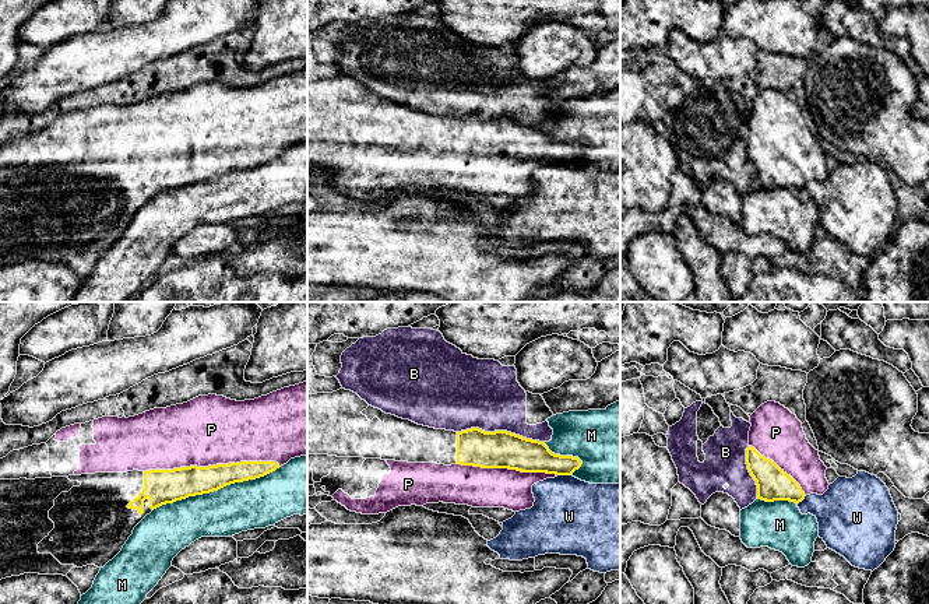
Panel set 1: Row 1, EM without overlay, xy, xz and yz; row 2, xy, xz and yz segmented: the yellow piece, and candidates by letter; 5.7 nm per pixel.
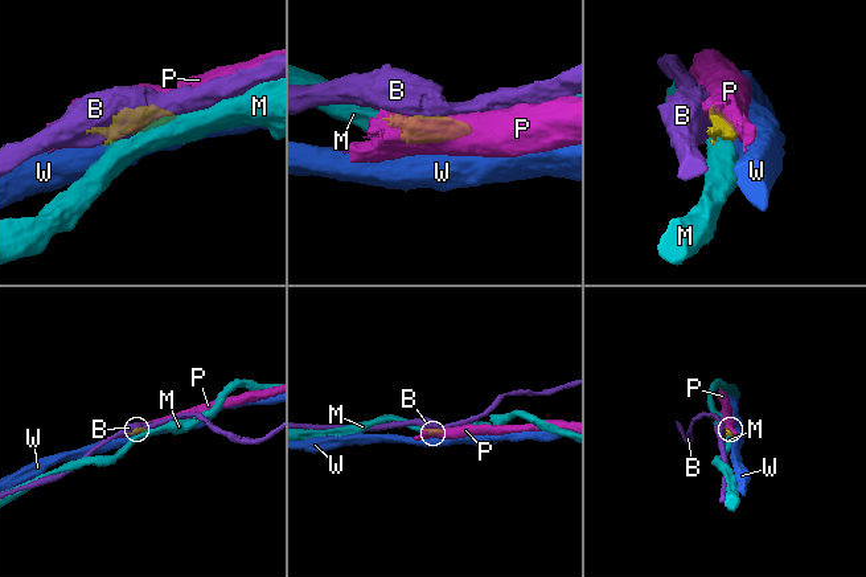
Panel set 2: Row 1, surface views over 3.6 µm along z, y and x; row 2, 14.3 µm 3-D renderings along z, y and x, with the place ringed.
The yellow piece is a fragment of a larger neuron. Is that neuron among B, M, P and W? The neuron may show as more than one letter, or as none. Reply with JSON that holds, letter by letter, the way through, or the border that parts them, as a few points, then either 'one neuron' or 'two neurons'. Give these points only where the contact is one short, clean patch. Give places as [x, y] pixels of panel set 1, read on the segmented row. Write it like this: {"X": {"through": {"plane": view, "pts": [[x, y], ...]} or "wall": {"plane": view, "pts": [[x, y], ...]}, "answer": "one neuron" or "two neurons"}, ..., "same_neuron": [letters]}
{"B": {"answer": "two neurons"}, "M": {"answer": "two neurons"}, "P": {"answer": "one neuron"}, "W": {"answer": "two neurons"}, "same_neuron": ["P"]}

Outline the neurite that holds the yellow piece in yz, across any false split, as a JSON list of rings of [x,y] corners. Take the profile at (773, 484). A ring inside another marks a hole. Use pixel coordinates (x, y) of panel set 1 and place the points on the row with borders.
[[[775,401],[761,404],[750,415],[749,447],[746,464],[757,485],[757,499],[766,502],[789,501],[796,505],[806,495],[823,495],[828,489],[827,467],[802,428],[802,422],[788,408]]]

